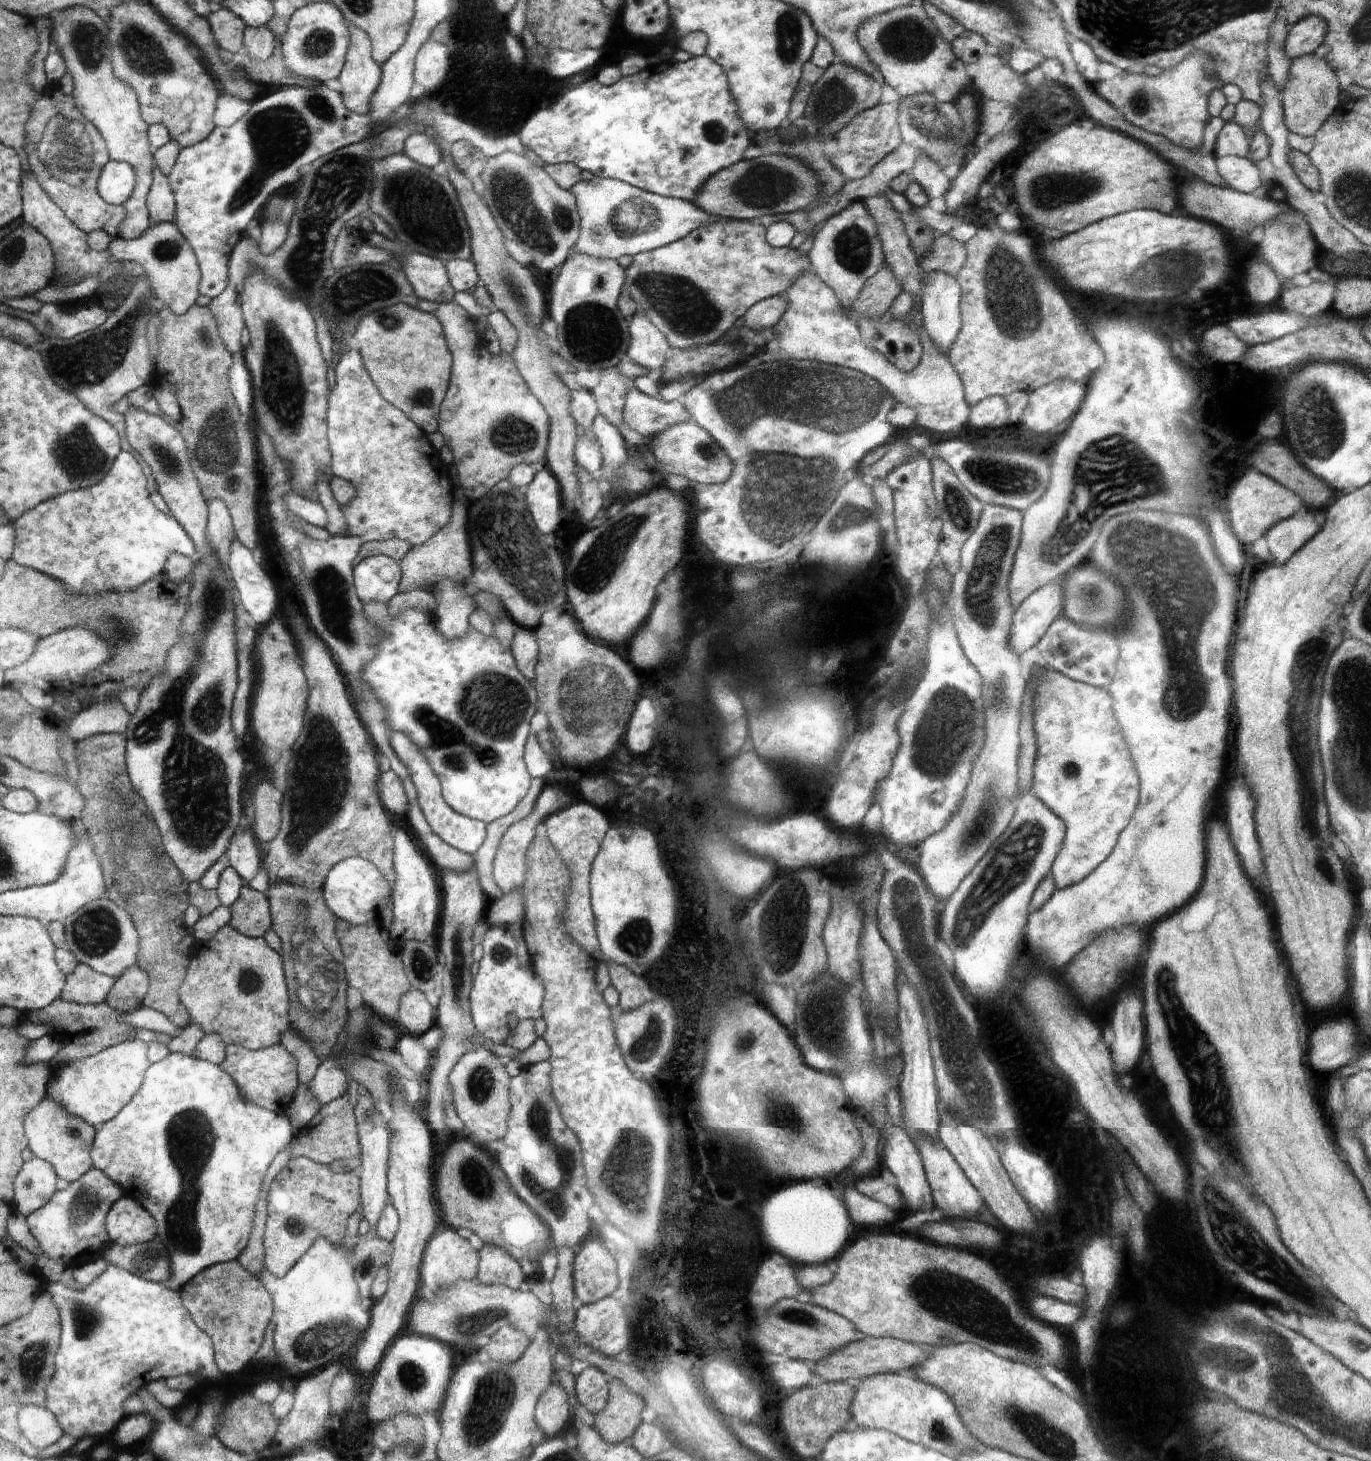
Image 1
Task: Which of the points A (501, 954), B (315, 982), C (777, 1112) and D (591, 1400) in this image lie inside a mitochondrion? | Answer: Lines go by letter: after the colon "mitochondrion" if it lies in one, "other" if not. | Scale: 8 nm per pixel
A: mitochondrion
B: mitochondrion
C: mitochondrion
D: other

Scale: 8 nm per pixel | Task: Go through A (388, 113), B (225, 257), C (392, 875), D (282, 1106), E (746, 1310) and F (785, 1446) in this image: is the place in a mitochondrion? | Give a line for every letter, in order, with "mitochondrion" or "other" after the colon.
A: other
B: other
C: other
D: other
E: other
F: other

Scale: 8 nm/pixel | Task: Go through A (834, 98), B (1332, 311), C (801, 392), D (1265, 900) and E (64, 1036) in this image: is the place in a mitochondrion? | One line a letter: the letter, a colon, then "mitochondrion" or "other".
A: mitochondrion
B: other
C: mitochondrion
D: other
E: other

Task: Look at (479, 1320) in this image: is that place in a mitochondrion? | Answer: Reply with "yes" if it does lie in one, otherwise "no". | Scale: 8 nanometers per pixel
yes

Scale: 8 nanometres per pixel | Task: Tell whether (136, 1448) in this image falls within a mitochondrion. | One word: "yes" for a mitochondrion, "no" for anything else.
no

